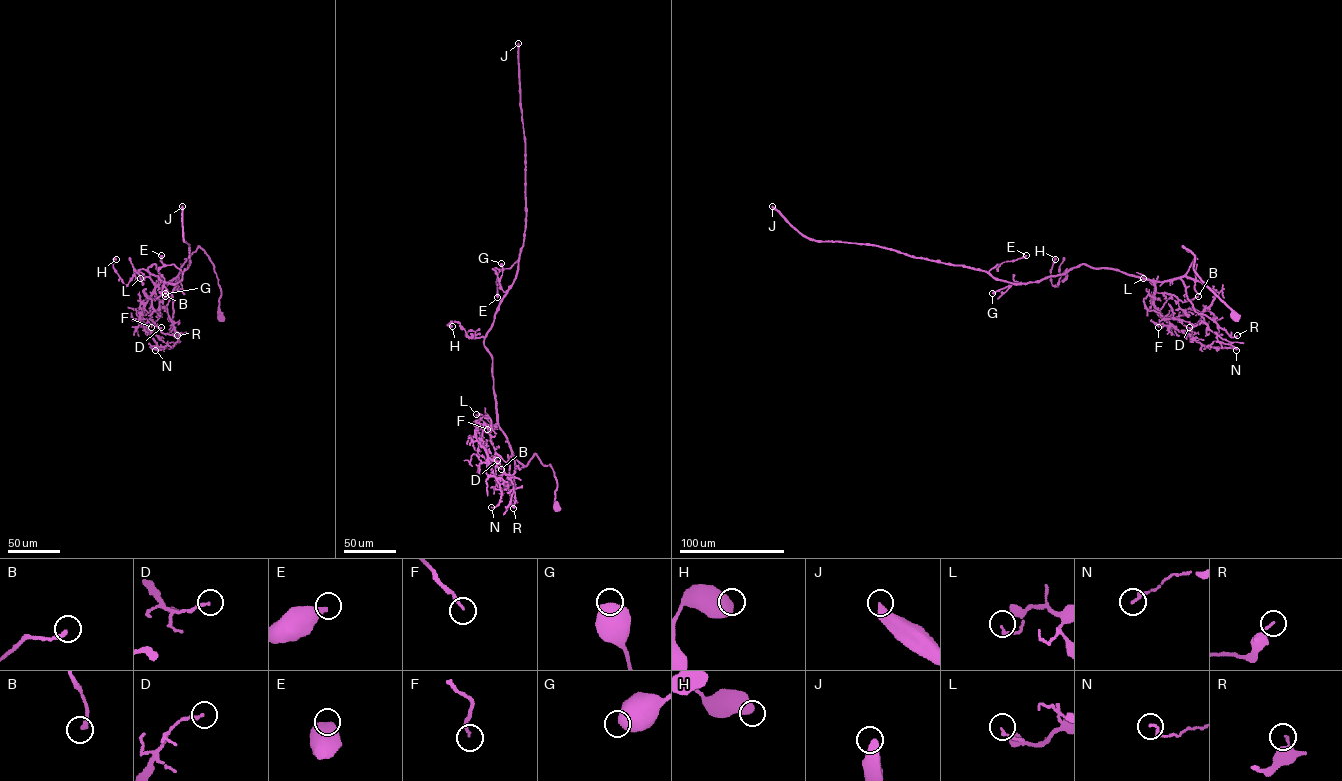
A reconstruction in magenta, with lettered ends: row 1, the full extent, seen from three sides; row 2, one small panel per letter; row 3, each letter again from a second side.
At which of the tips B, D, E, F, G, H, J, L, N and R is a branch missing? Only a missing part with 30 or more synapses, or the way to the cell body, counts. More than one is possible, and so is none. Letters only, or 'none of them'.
J

